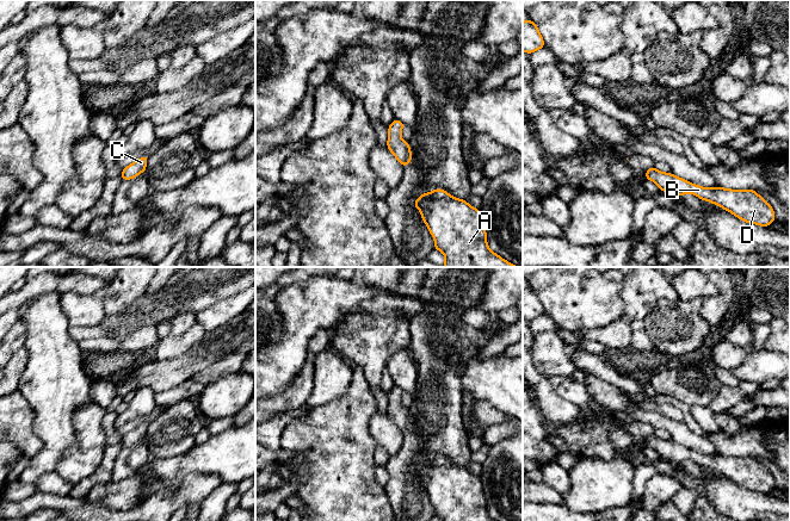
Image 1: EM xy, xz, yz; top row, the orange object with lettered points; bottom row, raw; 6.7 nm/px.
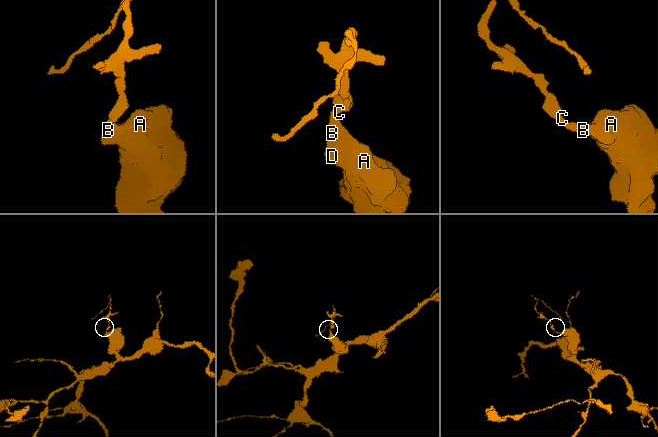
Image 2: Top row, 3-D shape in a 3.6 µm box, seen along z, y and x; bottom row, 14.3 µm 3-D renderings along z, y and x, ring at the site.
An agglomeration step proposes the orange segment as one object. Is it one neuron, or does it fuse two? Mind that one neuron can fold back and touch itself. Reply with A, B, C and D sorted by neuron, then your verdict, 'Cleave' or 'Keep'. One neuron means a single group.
Groups: A B C D. Keep

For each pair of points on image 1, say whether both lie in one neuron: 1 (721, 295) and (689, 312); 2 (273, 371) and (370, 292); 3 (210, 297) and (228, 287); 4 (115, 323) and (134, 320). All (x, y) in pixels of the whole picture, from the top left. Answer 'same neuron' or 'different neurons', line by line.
1: different neurons
2: same neuron
3: same neuron
4: same neuron

